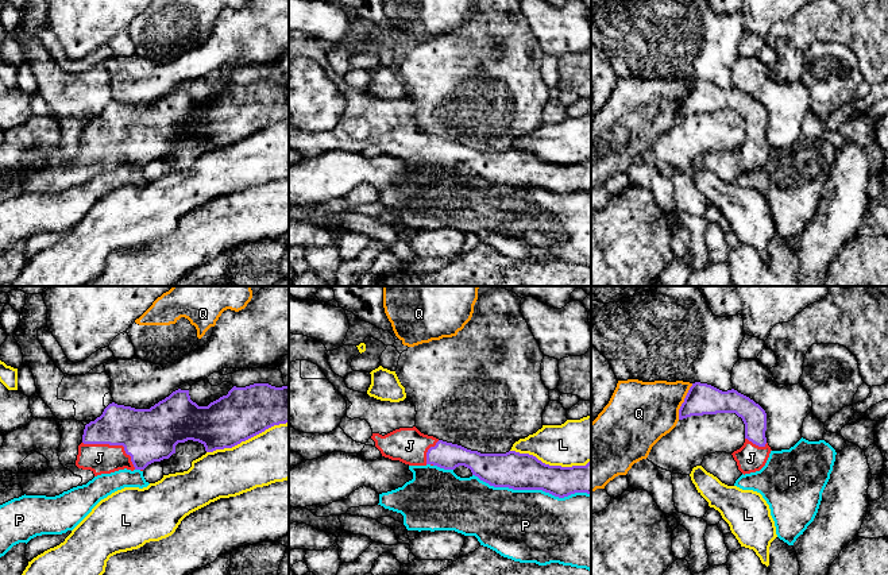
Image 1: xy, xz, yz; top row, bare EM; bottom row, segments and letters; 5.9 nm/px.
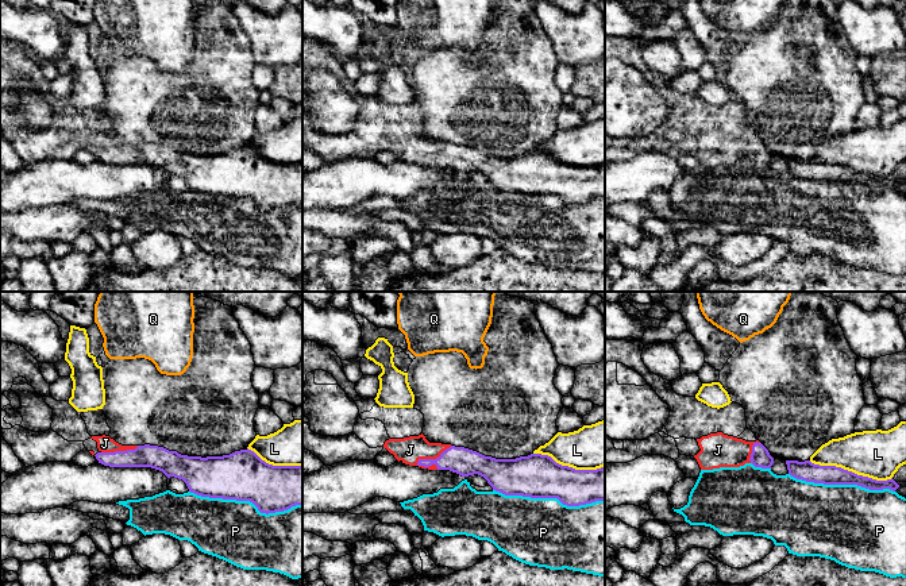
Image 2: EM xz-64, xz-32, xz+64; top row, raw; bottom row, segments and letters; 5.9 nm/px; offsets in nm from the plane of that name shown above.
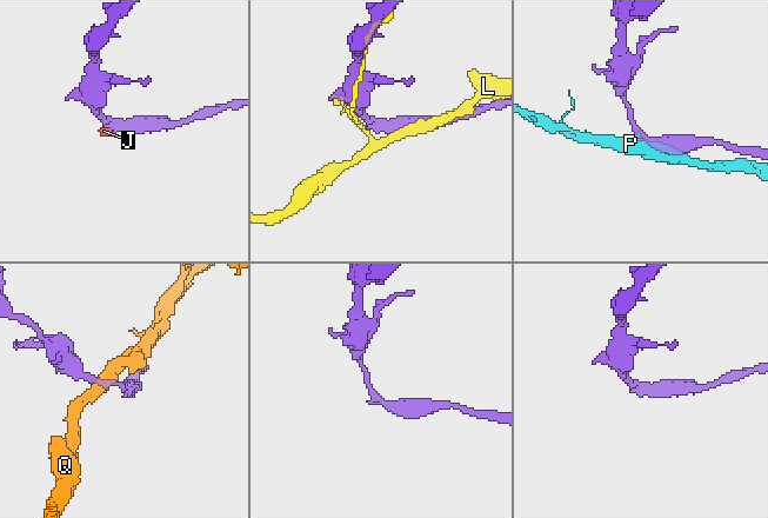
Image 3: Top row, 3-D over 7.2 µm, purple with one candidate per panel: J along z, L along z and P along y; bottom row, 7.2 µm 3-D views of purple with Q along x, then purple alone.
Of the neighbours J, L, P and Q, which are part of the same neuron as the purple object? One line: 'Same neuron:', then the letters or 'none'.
Same neuron: J

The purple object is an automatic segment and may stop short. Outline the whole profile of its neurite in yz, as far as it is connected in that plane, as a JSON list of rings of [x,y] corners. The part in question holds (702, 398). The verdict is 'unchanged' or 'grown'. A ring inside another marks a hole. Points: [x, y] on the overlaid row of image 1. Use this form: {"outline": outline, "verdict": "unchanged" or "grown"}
{"outline": [[[695,382],[679,409],[679,420],[691,416],[736,413],[745,424],[745,443],[733,454],[715,452],[704,456],[702,467],[722,483],[734,486],[744,474],[760,471],[771,454],[767,443],[767,413],[749,397],[731,389],[722,391],[711,385]]], "verdict": "grown"}

